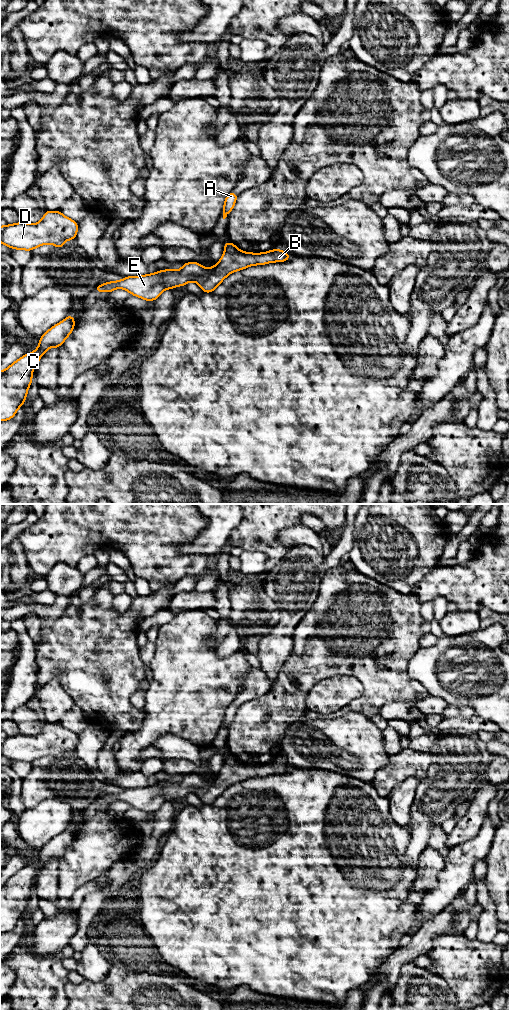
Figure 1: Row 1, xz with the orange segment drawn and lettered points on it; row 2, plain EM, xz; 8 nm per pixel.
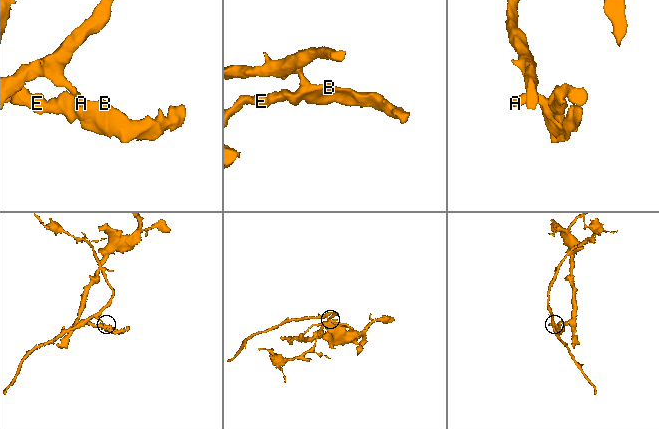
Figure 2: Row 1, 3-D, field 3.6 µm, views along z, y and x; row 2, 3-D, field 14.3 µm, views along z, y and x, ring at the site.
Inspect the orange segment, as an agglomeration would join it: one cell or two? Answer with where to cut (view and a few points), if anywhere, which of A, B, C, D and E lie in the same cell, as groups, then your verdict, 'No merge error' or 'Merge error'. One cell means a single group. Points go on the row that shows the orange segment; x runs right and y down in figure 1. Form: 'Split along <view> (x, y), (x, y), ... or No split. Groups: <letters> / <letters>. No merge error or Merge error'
Split along xz (239, 250), (225, 252). Groups: A D / B C E. Merge error

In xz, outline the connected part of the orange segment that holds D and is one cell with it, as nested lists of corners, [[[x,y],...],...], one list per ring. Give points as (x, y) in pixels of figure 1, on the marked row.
[[[45,211],[43,218],[36,224],[18,222],[11,225],[0,226],[0,242],[11,249],[32,251],[36,247],[44,244],[52,244],[60,250],[67,240],[76,238],[78,223],[64,216],[61,211]]]

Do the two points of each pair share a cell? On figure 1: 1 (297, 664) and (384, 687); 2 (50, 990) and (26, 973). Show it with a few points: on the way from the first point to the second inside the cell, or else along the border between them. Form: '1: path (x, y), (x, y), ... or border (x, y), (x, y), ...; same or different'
1: path (319, 661), (356, 661), (362, 667); same
2: path (44, 985), (32, 973); same

